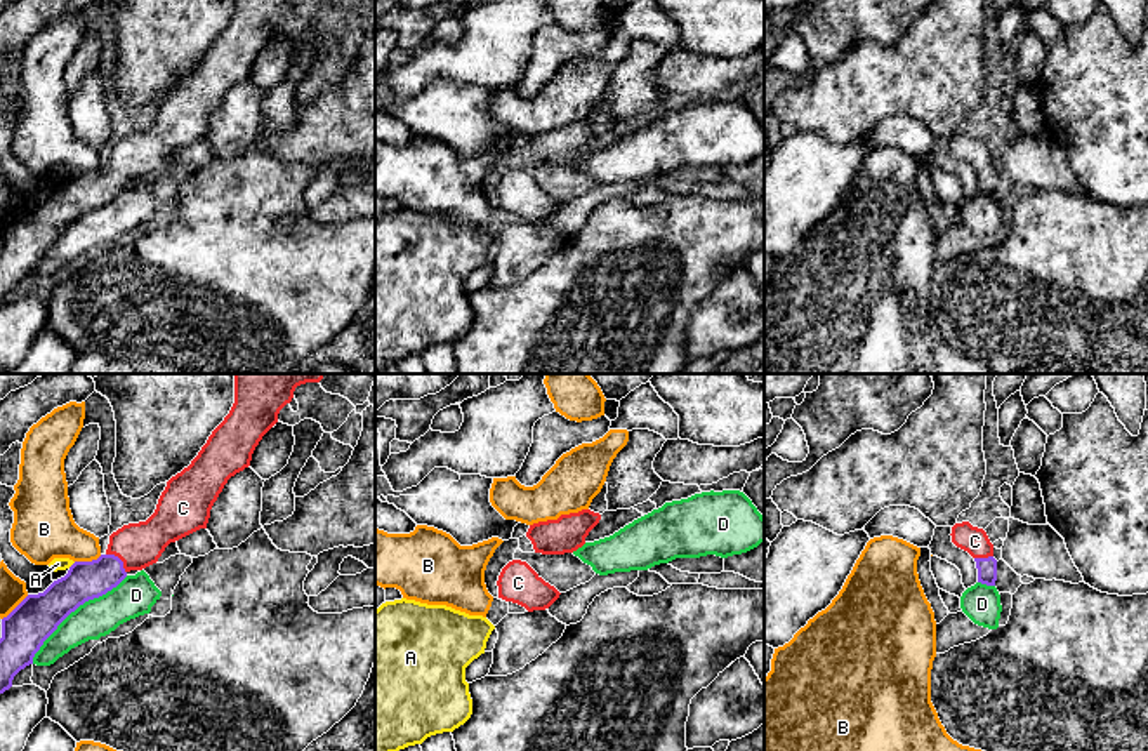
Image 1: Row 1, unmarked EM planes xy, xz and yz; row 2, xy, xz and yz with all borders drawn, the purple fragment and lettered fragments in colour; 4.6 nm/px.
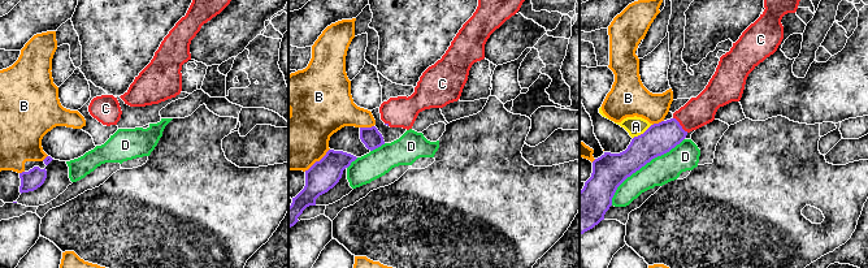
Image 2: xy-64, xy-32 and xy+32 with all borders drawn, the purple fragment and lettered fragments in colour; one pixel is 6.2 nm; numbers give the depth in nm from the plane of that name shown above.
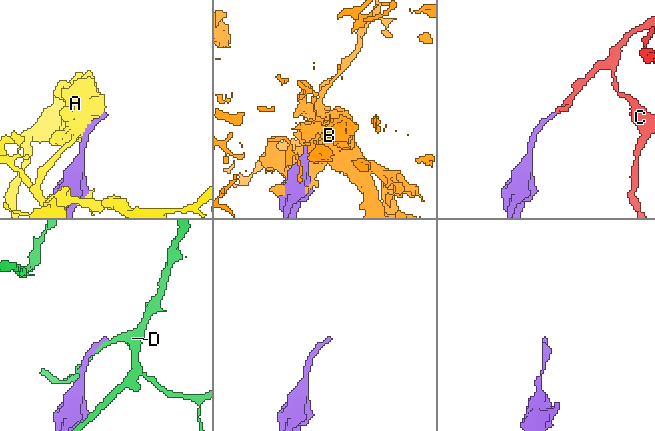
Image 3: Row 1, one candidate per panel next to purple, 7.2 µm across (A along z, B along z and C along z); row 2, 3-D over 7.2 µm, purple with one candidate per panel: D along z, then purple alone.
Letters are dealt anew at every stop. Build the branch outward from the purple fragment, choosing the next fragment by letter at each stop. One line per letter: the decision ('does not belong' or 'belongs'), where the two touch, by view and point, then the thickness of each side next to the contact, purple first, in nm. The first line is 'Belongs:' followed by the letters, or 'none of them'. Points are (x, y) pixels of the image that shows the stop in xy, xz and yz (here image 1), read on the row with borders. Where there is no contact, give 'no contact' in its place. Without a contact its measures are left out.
Belongs: C
A: does not belong; meets purple in xy at (73, 564); 180 nm thick on the purple side, 60 nm on the other
B: does not belong; meets purple in xy at (87, 562); 180 nm thick on the purple side, 280 nm on the other
C: belongs; meets purple in xy at (120, 560); 180 nm thick on the purple side, 200 nm on the other
D: does not belong; meets purple in xy at (73, 611); 200 nm thick on the purple side, 180 nm on the other

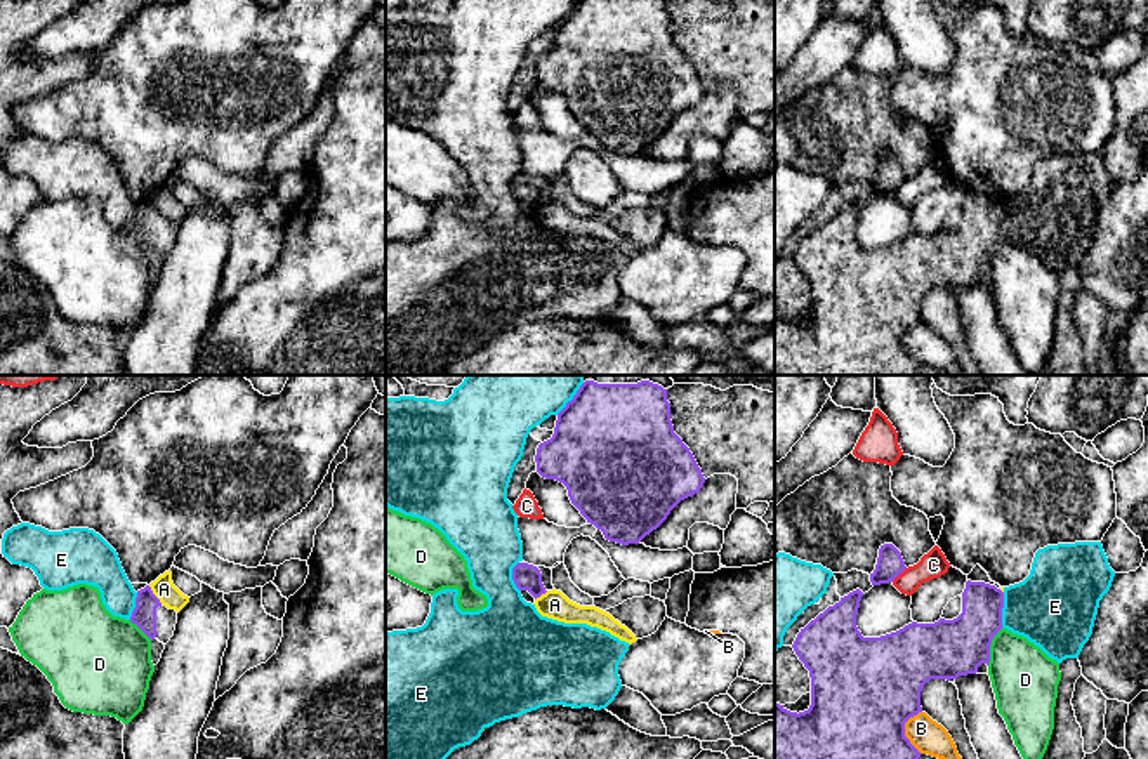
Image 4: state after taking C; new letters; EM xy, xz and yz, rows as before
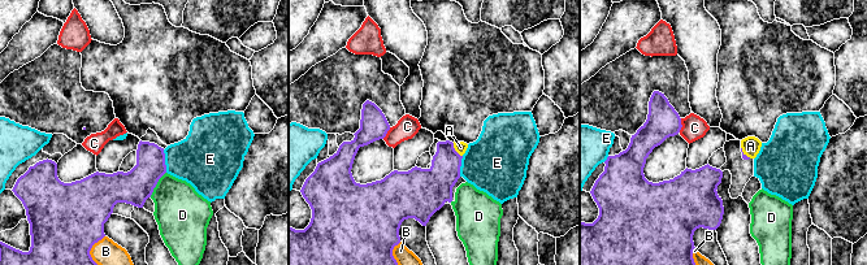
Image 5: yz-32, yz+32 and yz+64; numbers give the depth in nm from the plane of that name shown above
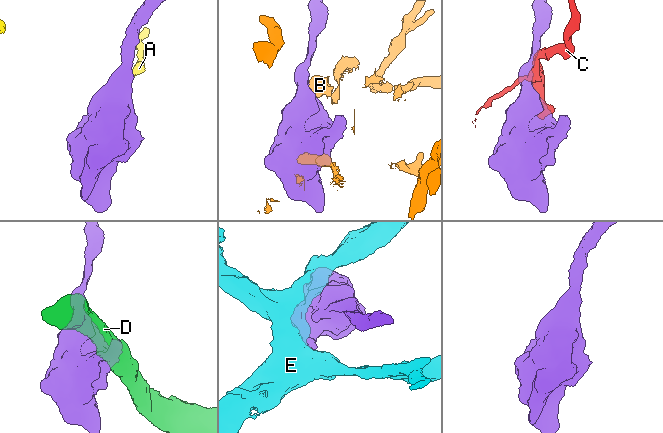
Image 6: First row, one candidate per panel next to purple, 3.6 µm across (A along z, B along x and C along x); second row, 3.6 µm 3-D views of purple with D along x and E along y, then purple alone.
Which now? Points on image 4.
Belongs: none of them
A: does not belong; meets purple in xy at (153, 594); 110 nm thick on the purple side, 100 nm on the other
B: does not belong; meets purple in yz at (903, 732); 460 nm thick on the purple side, 160 nm on the other
C: does not belong; meets purple in yz at (898, 574); 130 nm thick on the purple side, 120 nm on the other
D: does not belong; meets purple in yz at (989, 646); 280 nm thick on the purple side, 300 nm on the other
E: does not belong; meets purple in yz at (1001, 610); 260 nm thick on the purple side, 380 nm on the other

